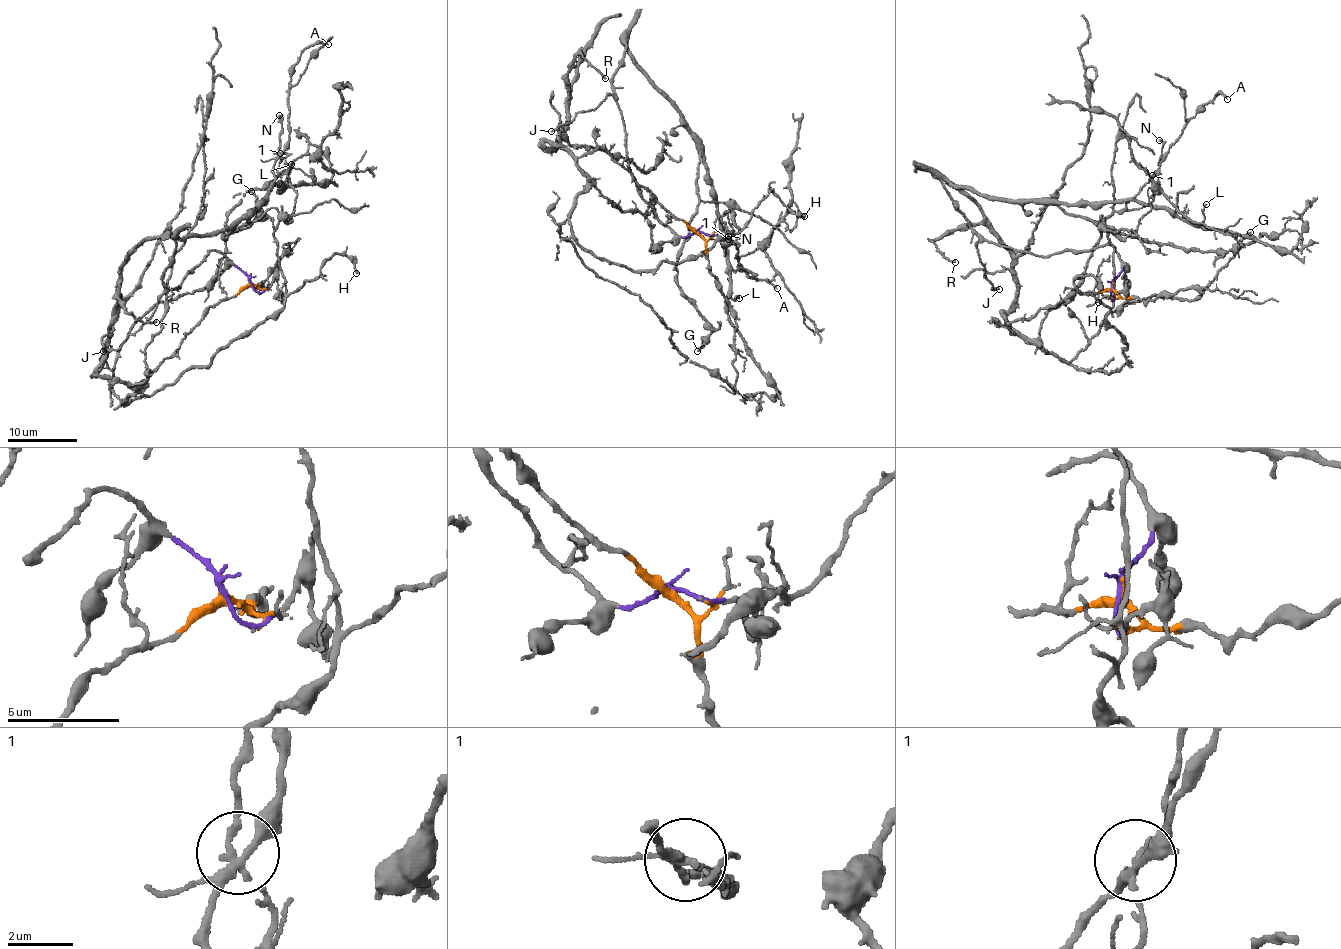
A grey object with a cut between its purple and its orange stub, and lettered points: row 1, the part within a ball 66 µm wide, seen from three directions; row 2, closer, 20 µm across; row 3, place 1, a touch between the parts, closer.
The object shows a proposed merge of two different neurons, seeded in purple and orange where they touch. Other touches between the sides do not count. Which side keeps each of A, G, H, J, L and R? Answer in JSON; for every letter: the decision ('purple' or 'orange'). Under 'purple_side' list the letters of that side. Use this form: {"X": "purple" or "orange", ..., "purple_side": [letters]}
{"A": "purple", "G": "purple", "H": "orange", "J": "purple", "L": "purple", "R": "orange", "purple_side": ["A", "G", "J", "L"]}

